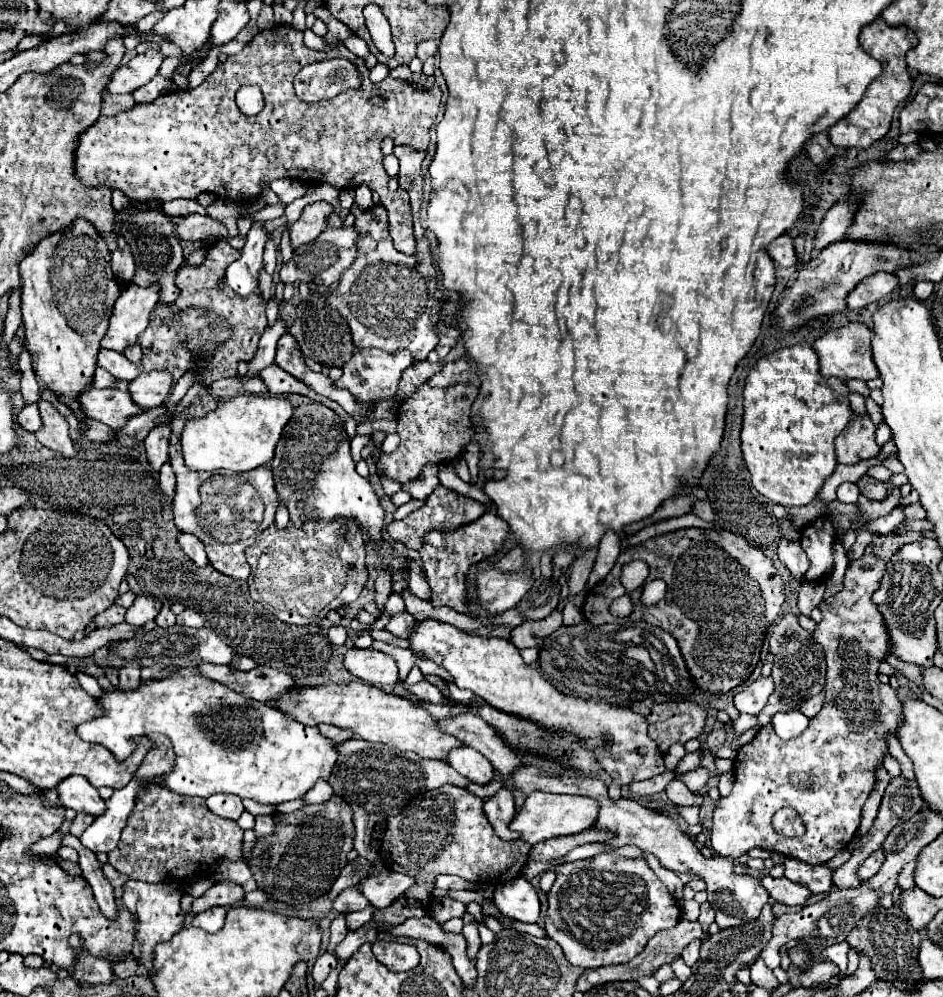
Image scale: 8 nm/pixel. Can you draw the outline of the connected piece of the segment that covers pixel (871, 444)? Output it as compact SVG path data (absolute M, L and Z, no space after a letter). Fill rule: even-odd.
M854 415L846 431L836 437L836 459L844 465L854 465L862 459L876 457L880 447L876 443L876 427L872 425L870 417Z

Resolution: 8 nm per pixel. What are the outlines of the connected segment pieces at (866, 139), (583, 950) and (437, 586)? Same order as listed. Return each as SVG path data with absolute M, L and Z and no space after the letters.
M882 17L874 19L870 25L866 25L860 31L858 37L862 49L874 57L876 61L882 63L882 75L878 75L866 89L862 101L846 115L842 117L836 125L830 127L828 135L832 145L836 147L858 147L858 149L868 149L874 141L882 139L892 123L894 109L910 95L912 91L912 79L908 75L908 67L904 61L904 55L908 49L916 47L916 35L908 27L890 27Z
M602 853L594 859L564 863L556 867L556 883L548 891L548 913L544 919L544 931L562 947L566 959L572 965L582 969L596 969L604 965L628 963L644 951L650 937L674 927L680 915L682 911L676 899L668 893L666 885L654 875L644 859L626 859Z
M490 505L480 519L476 519L468 525L462 525L454 531L430 531L430 533L426 533L424 541L422 541L424 545L418 553L420 553L422 569L426 573L430 591L432 591L430 603L434 607L450 607L450 609L456 609L458 613L466 613L466 615L474 617L468 611L468 603L466 603L468 569L476 563L492 557L494 553L500 553L508 533L510 533L510 527L504 519L498 517L494 505Z

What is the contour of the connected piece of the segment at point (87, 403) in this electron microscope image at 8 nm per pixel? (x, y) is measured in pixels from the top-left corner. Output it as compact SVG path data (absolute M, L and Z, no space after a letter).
M88 389L80 395L82 411L96 421L102 421L110 429L122 429L132 417L142 415L144 409L132 403L128 391L120 389Z

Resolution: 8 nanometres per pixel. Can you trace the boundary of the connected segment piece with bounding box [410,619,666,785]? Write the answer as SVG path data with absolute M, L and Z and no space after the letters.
M428 619L416 623L416 633L412 633L410 643L412 651L446 667L460 689L474 691L498 711L530 719L546 731L572 731L574 737L594 753L600 767L612 777L612 783L630 785L632 781L650 779L666 771L664 753L658 751L658 743L648 737L646 717L626 707L560 693L548 679L534 671L534 667L522 661L520 651L510 641L468 635L452 625Z

